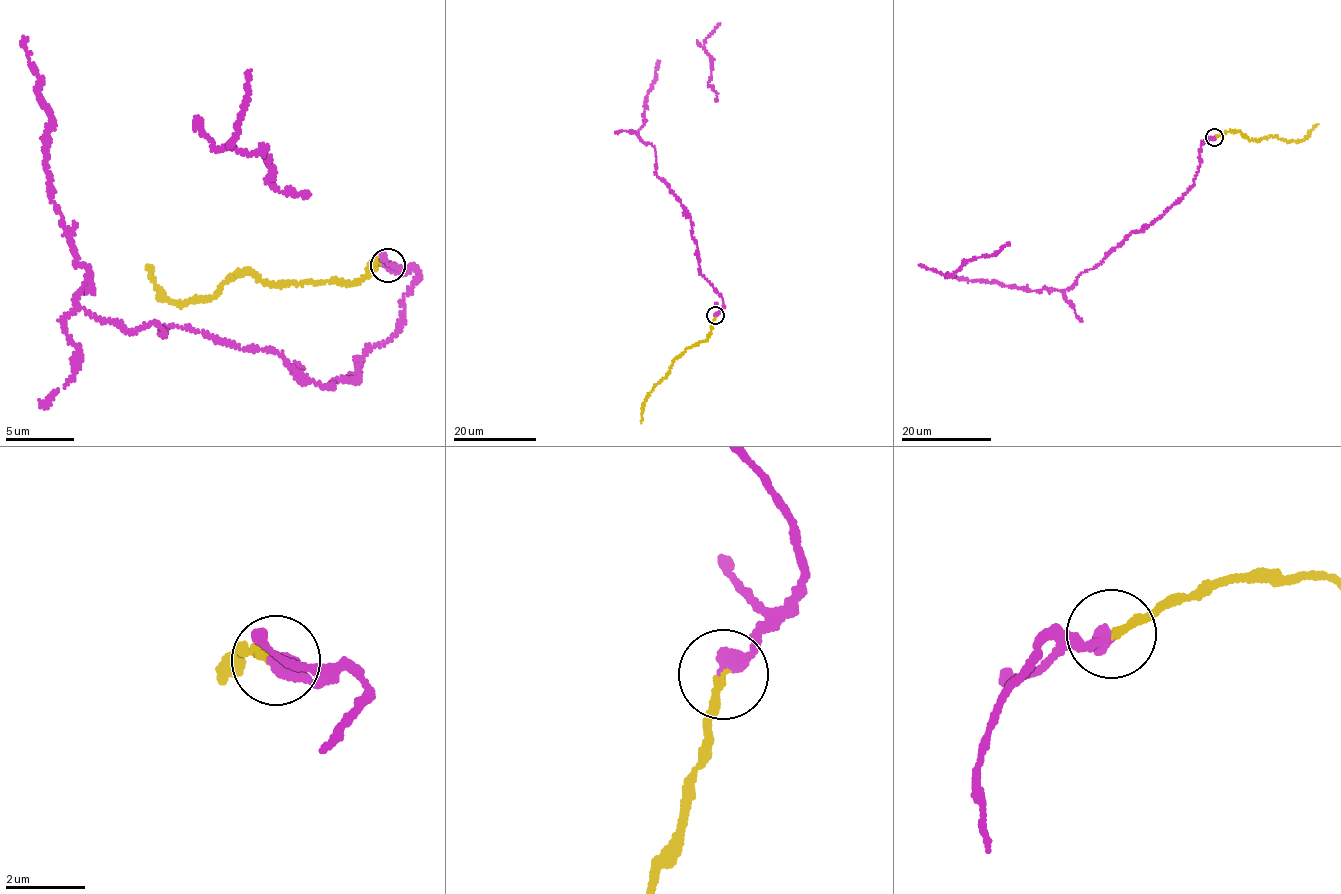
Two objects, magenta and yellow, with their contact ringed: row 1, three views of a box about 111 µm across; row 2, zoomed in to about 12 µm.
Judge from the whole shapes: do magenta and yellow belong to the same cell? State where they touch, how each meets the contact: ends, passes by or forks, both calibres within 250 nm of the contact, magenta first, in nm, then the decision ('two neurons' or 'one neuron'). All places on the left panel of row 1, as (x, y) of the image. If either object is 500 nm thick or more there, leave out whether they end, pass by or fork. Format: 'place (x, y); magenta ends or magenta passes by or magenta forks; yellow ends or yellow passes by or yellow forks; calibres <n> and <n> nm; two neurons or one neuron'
place (387, 265); magenta ends; yellow ends; calibres 440 and 220 nm; two neurons

